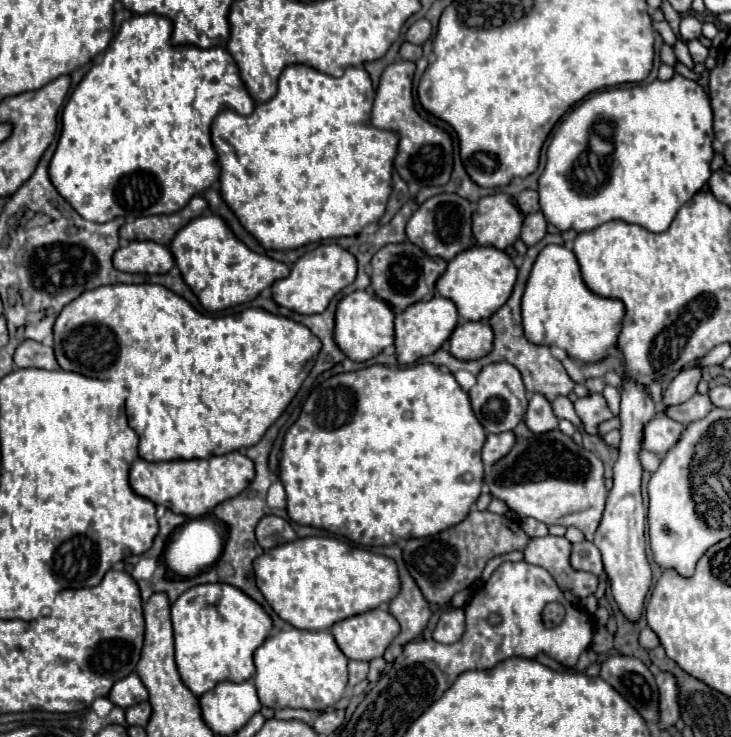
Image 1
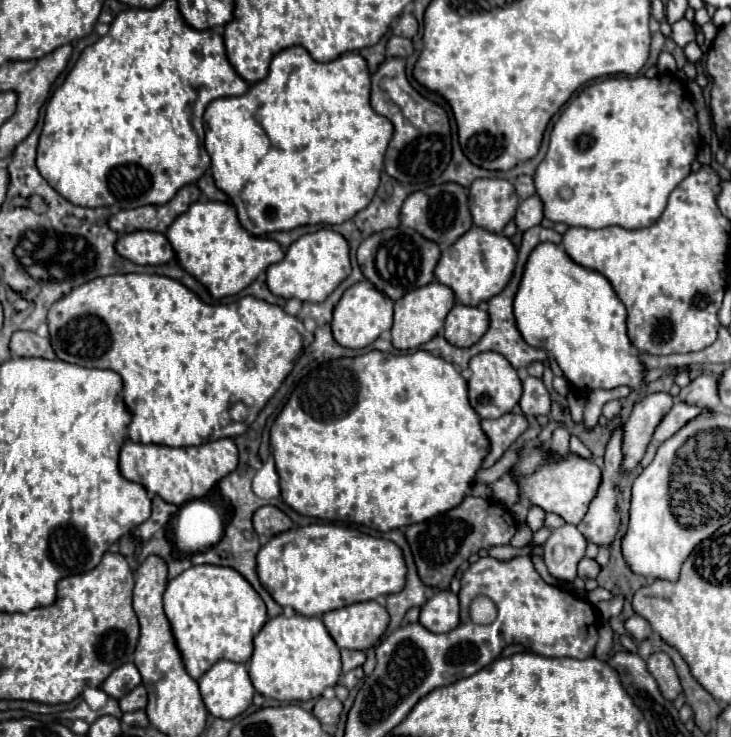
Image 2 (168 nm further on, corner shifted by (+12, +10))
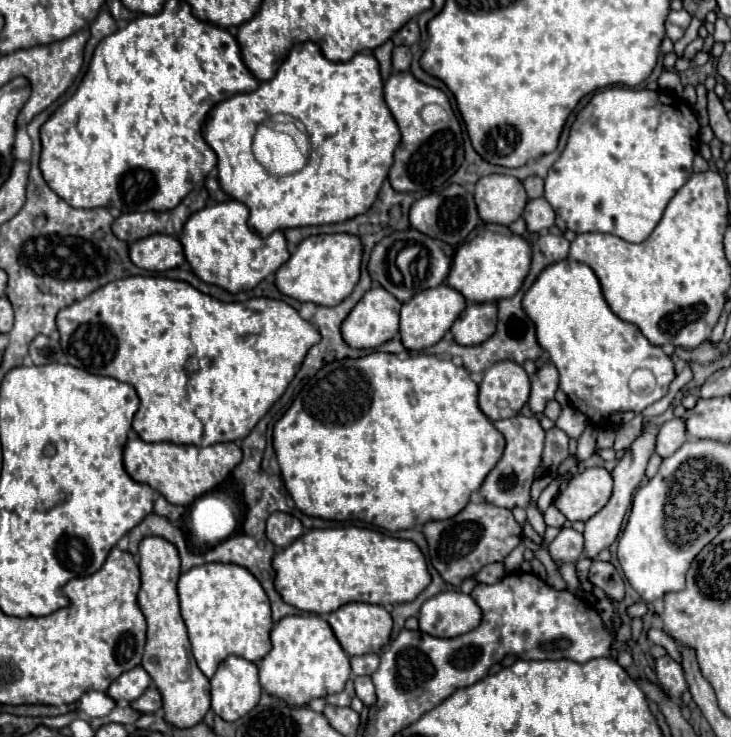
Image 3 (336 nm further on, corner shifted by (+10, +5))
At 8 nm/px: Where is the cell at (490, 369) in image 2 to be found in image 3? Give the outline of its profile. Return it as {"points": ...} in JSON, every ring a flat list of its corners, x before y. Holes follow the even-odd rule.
{"points":[[498,361,484,371,478,405,482,413,494,423,498,419,518,415,518,411,526,405,528,395,530,379,522,365,514,361]]}

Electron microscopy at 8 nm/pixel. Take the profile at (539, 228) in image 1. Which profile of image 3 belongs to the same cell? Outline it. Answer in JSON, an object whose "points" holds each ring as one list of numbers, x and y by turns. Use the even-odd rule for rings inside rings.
{"points":[[544,197,530,199,522,217,524,217,526,229,530,233,538,233,538,231,550,229,554,225,554,209,550,207,550,203]]}

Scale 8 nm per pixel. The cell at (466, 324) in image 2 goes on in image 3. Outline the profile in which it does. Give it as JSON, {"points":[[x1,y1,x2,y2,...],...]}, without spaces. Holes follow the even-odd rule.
{"points":[[470,303,452,325,452,337,458,345,474,347,484,343,496,329,494,303]]}

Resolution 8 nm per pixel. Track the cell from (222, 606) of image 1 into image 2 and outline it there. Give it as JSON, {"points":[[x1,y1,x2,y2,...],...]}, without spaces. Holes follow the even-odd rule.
{"points":[[214,564,192,566,170,580,164,592,164,610,184,656,186,670,194,680,218,660,248,662,254,652,254,636,268,620,266,604,250,582,234,568]]}

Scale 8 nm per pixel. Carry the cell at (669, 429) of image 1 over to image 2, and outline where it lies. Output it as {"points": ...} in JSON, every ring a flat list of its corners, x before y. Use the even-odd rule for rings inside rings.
{"points":[[676,400,672,410,662,418,660,426,656,428,656,434,654,434,654,440,656,442,664,442,668,440,670,436,674,436,684,424,688,424,690,420,694,420,696,416,708,412,708,408,700,408,700,406,692,406,692,404,686,404,686,402,680,402]]}

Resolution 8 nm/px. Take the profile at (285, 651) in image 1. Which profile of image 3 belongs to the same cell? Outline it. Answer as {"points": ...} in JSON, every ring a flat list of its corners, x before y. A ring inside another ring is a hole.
{"points":[[284,617,270,631,272,649,258,663,260,685,266,693,288,701,288,705,308,705,312,699,340,693,350,677,350,661,336,641,324,617]]}

